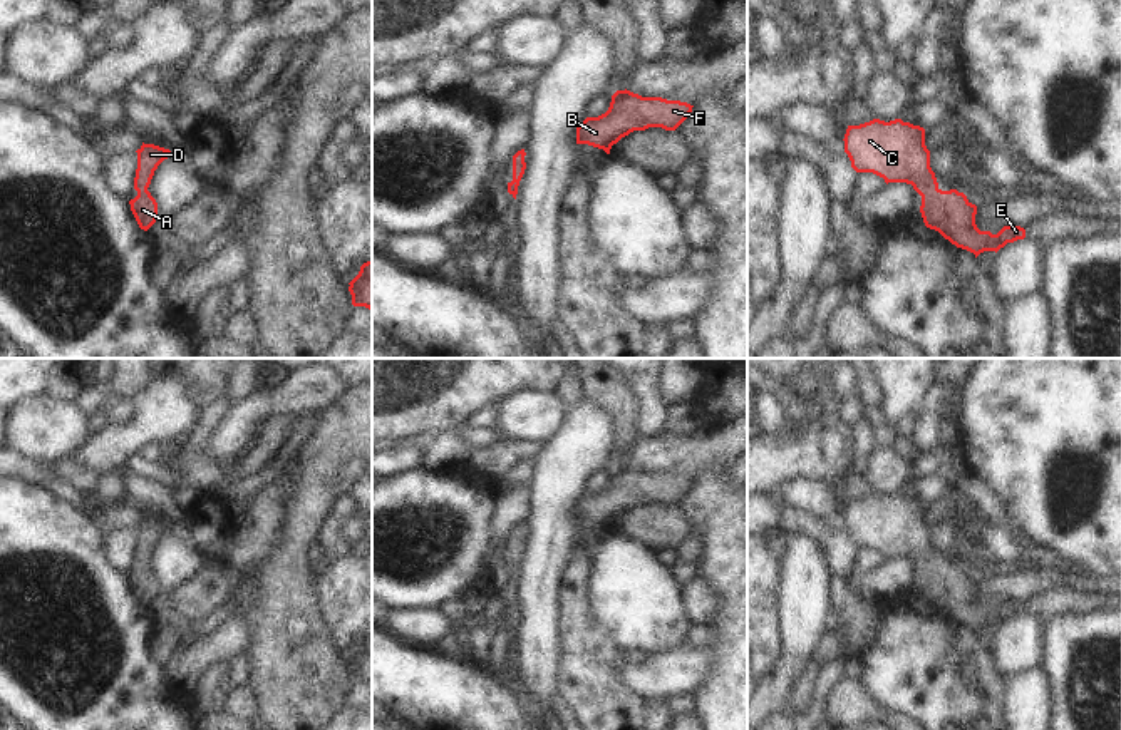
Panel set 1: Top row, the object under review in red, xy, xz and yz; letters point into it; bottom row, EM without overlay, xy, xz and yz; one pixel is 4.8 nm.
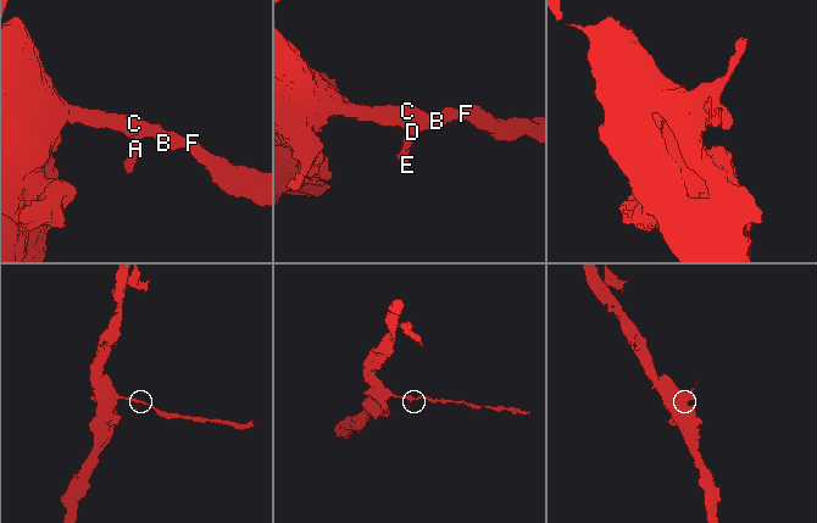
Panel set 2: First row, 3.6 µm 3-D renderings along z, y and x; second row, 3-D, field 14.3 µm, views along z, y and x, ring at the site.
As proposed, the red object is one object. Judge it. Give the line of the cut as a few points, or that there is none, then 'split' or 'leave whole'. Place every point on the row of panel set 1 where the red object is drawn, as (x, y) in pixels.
no cut | leave whole

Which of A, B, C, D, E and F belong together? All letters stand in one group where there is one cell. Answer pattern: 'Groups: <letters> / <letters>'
Groups: A B C D E F

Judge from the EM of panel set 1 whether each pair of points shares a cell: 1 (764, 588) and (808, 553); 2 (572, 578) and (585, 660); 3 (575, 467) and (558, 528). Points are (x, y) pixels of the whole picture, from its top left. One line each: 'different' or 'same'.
1: different
2: same
3: same

